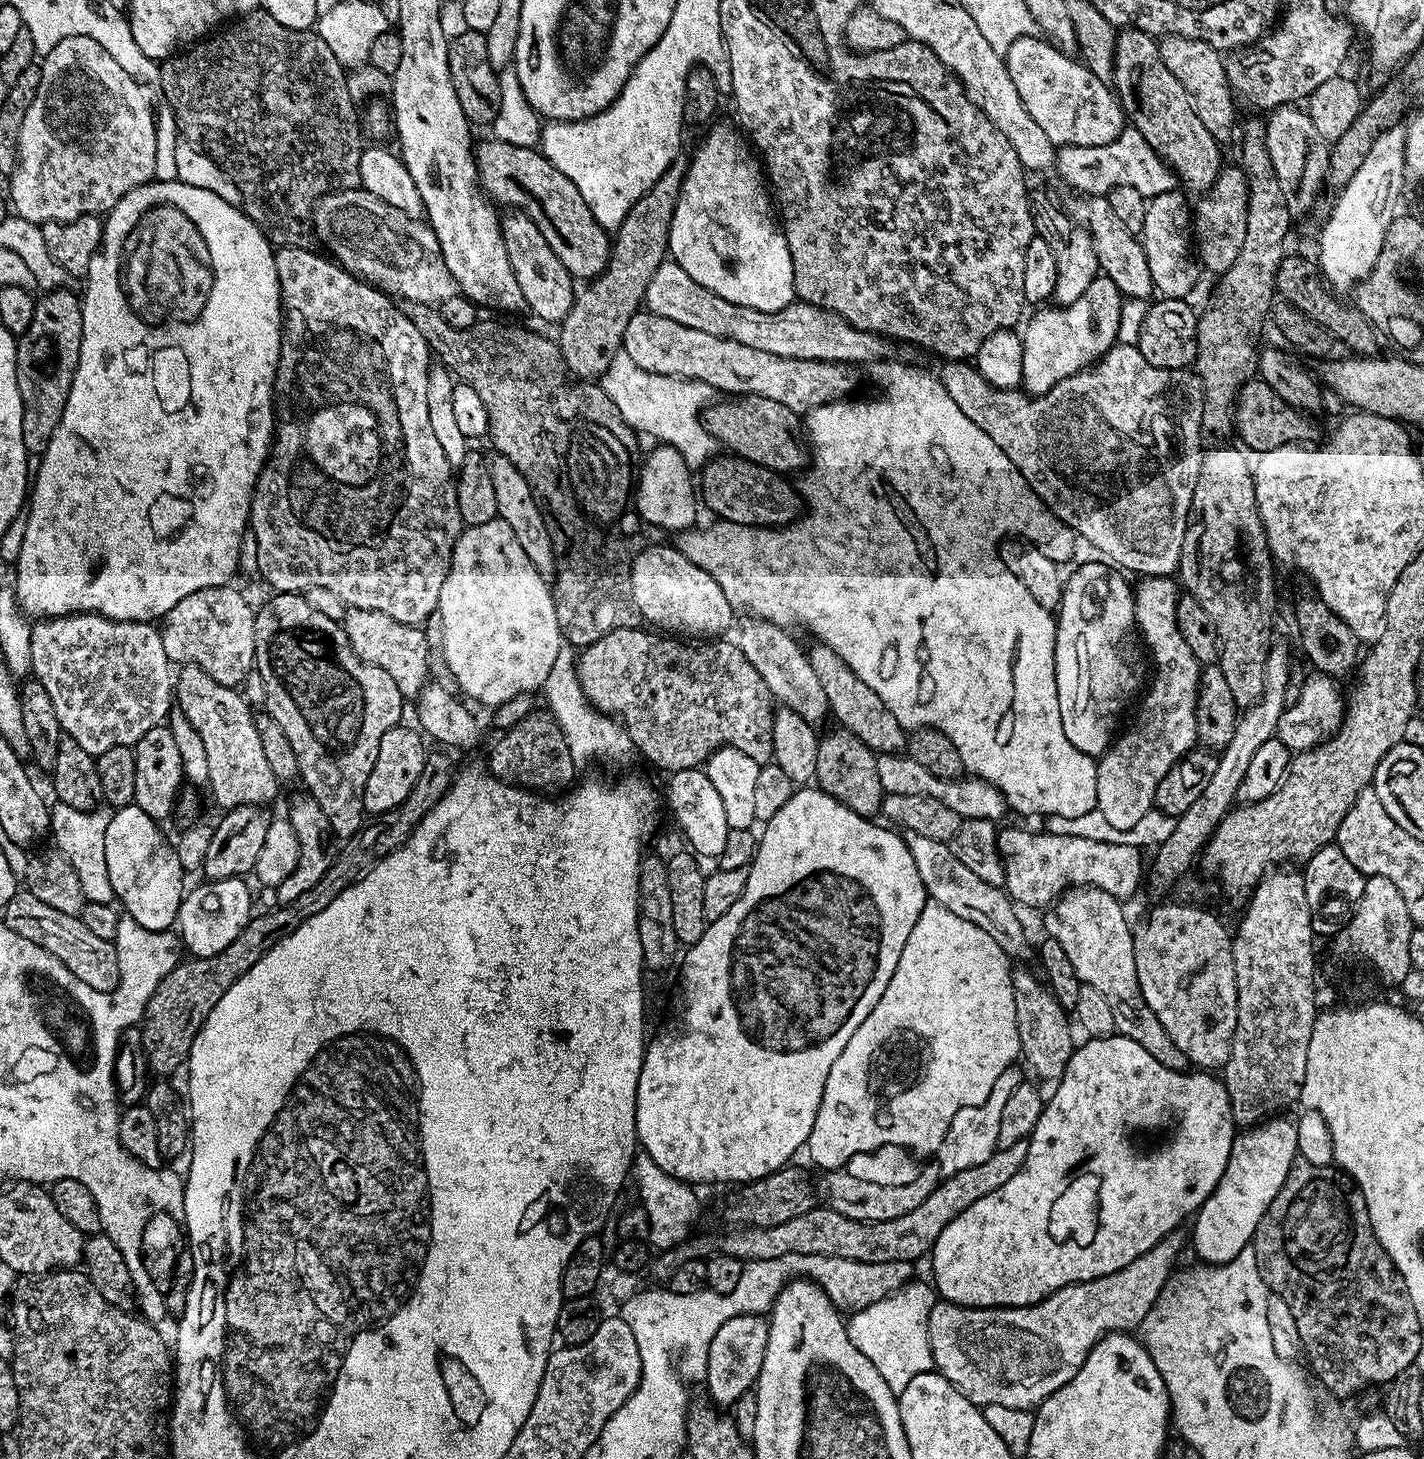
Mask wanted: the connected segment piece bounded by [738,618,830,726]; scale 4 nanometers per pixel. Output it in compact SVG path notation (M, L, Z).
M752 618L749 621L740 628L738 646L742 654L746 654L750 666L762 674L762 682L766 682L773 701L792 709L813 726L820 726L824 719L827 721L830 713L822 682L818 682L818 674L814 674L814 666L810 666L807 651L803 647L800 649L799 642L792 637L793 633L771 624L769 620Z

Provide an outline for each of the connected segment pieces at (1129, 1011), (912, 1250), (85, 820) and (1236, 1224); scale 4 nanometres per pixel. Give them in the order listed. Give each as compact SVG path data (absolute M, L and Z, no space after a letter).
M1072 886L1045 911L1049 912L1044 916L1044 932L1066 950L1066 958L1070 958L1070 966L1074 966L1074 974L1078 974L1081 984L1094 986L1094 990L1100 991L1106 1002L1110 1002L1116 1032L1138 1042L1138 1046L1158 1058L1162 1066L1183 1072L1190 1064L1186 1054L1174 1046L1174 1038L1166 1034L1162 1022L1158 1022L1154 1010L1150 1010L1142 998L1132 941L1134 928L1131 923L1128 925L1124 907L1121 901L1106 894L1106 890Z
M1028 1141L1014 1142L1014 1146L997 1148L986 1162L978 1166L970 1166L970 1170L958 1170L958 1174L944 1176L940 1185L933 1190L930 1198L918 1206L918 1210L910 1210L910 1214L902 1214L902 1218L894 1218L886 1222L873 1220L855 1220L846 1218L846 1214L838 1214L838 1210L827 1206L811 1208L806 1214L798 1214L798 1218L790 1218L790 1222L782 1222L769 1228L749 1228L732 1226L720 1237L696 1236L682 1241L672 1249L661 1251L651 1261L650 1273L653 1281L668 1282L671 1276L684 1262L690 1259L703 1260L717 1252L722 1256L733 1256L745 1262L762 1258L778 1258L782 1254L822 1254L850 1258L858 1262L894 1262L906 1260L916 1262L919 1256L927 1257L932 1251L934 1242L938 1242L938 1234L966 1210L966 1206L974 1206L978 1198L986 1198L986 1194L994 1194L998 1186L1010 1182L1018 1170L1022 1170L1022 1162L1026 1162Z
M55 801L51 805L51 839L54 838L55 847L73 864L87 902L111 905L115 901L109 871L106 868L106 828L109 825L110 816L111 813L102 808L84 812L66 806L60 801Z
M1276 1114L1263 1122L1245 1127L1232 1143L1230 1158L1226 1170L1218 1182L1218 1186L1206 1198L1206 1202L1194 1214L1196 1225L1190 1232L1190 1244L1196 1247L1196 1252L1201 1256L1205 1265L1225 1264L1230 1262L1243 1248L1249 1247L1252 1238L1258 1230L1258 1222L1262 1222L1262 1214L1266 1214L1266 1206L1274 1202L1274 1194L1282 1190L1282 1182L1286 1182L1286 1174L1290 1174L1290 1166L1298 1158L1298 1130L1295 1119L1283 1120L1283 1115Z

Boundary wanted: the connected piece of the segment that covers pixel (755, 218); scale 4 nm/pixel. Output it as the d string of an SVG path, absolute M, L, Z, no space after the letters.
M713 123L705 131L709 132L705 134L700 149L693 154L692 160L687 161L688 172L684 175L684 186L680 189L680 196L676 200L676 209L672 215L668 250L671 259L675 260L678 266L682 266L682 270L686 270L686 274L690 274L690 278L694 278L694 282L698 282L698 286L706 286L706 290L714 290L714 294L718 294L718 298L726 298L726 302L734 302L738 306L750 306L754 310L777 312L796 300L794 262L790 262L790 246L786 246L783 227L778 223L778 216L774 211L774 200L766 187L766 176L762 171L761 161L754 155L749 141L735 127L733 128L728 124Z

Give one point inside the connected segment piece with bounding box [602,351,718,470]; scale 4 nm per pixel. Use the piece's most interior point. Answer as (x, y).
(670, 409)

